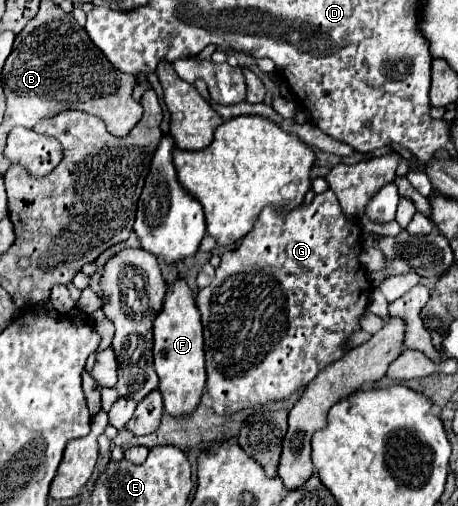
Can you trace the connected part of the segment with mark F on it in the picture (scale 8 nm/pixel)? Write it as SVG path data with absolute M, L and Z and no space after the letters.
M183 278L169 284L161 312L153 322L153 358L159 374L159 392L163 396L165 412L171 416L191 414L205 388L205 354L203 354L203 324L195 296Z

